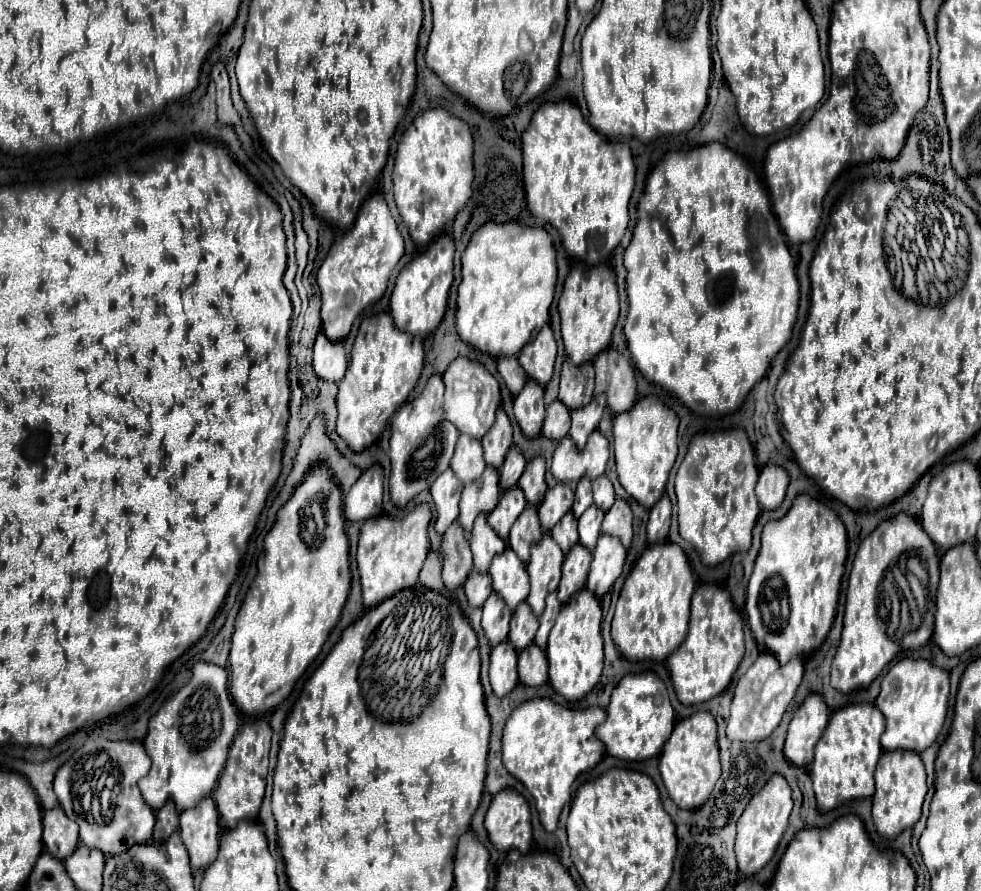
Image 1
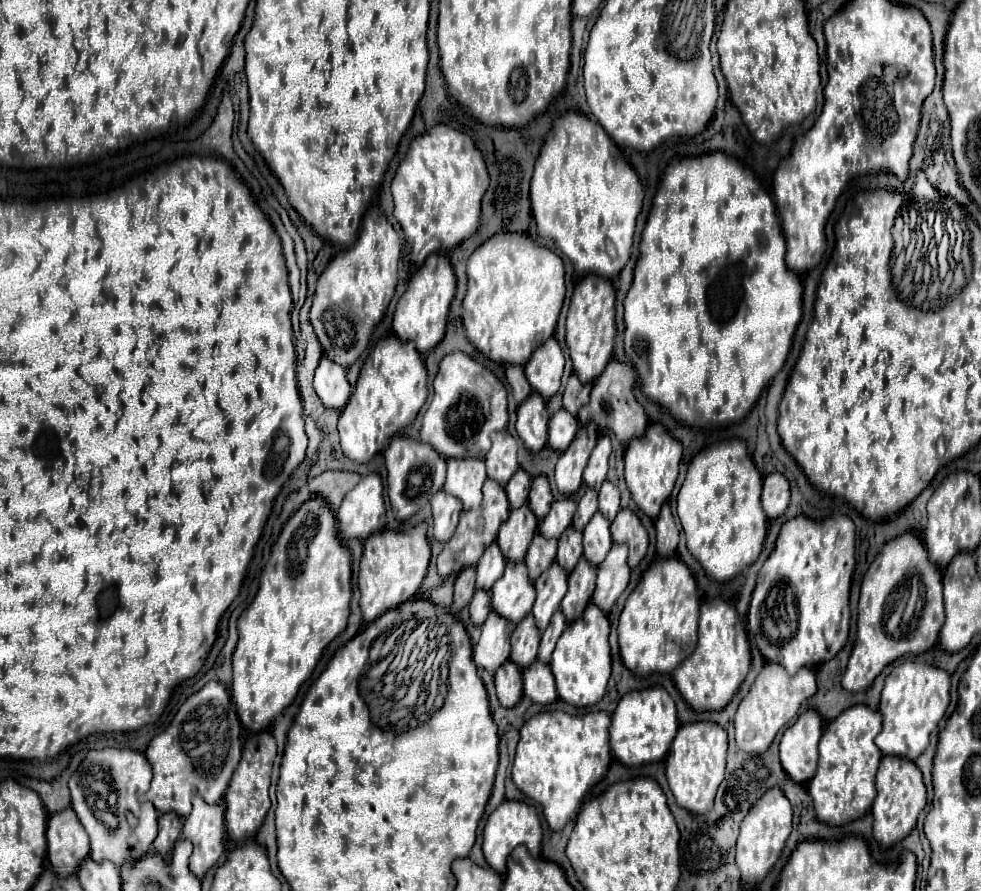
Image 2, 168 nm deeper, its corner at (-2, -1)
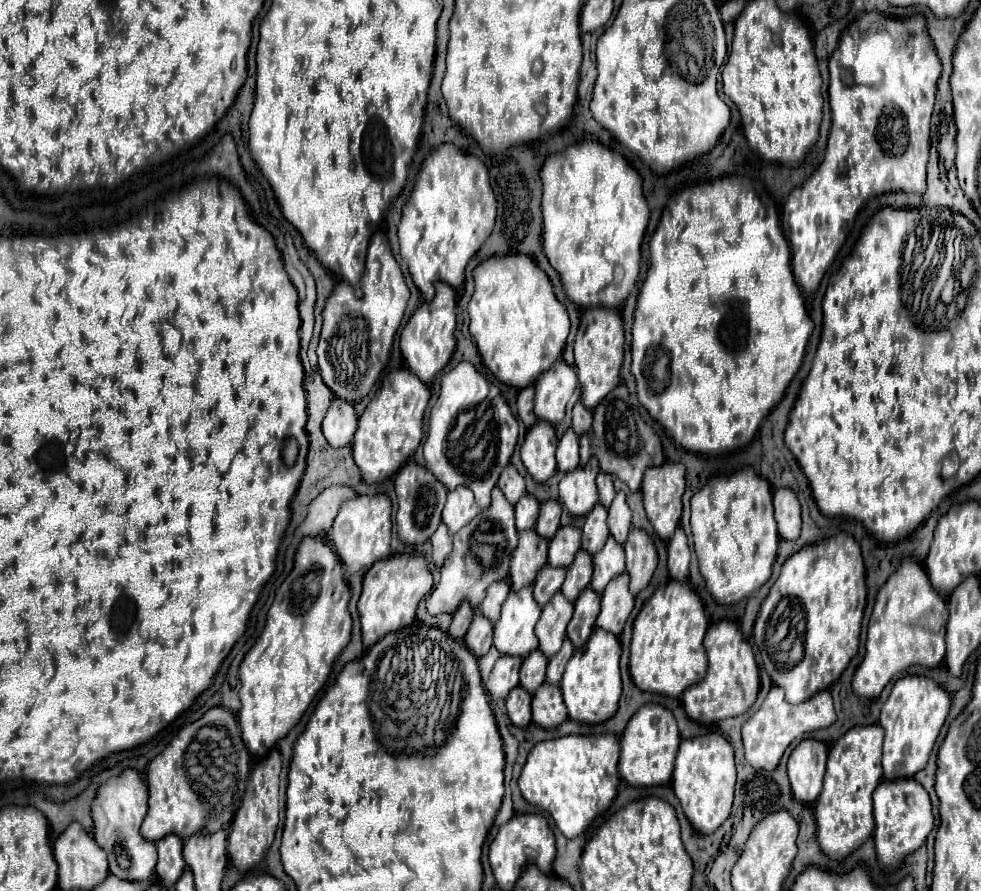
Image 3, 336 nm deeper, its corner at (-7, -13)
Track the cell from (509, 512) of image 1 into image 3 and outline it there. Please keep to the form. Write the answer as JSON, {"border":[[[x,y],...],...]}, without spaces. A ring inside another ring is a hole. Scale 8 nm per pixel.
{"border":[[[533,529],[519,533],[519,545],[511,559],[509,575],[513,591],[519,591],[519,587],[531,585],[535,581],[539,571],[547,565],[547,549],[549,541],[537,535]]]}

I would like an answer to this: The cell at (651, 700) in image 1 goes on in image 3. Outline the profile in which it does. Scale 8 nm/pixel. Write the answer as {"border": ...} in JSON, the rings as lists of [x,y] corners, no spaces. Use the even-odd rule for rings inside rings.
{"border":[[[645,705],[641,707],[621,737],[621,759],[619,773],[623,781],[631,787],[651,787],[651,785],[667,785],[673,775],[673,761],[679,751],[679,731],[675,717],[669,709],[661,705]]]}

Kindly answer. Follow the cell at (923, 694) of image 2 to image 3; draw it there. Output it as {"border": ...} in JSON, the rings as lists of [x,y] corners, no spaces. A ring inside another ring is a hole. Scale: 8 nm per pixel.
{"border":[[[905,675],[895,681],[889,699],[881,709],[879,725],[885,729],[883,743],[883,777],[901,779],[921,771],[931,755],[935,739],[947,719],[951,697],[935,681],[917,675]]]}

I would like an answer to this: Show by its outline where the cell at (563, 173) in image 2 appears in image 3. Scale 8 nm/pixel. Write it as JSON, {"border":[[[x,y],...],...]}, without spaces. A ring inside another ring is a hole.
{"border":[[[581,141],[567,151],[545,159],[543,179],[543,251],[549,265],[559,273],[565,295],[579,307],[611,307],[621,309],[633,291],[639,265],[641,241],[649,221],[649,207],[643,197],[643,181],[639,173],[615,151],[597,141]]]}

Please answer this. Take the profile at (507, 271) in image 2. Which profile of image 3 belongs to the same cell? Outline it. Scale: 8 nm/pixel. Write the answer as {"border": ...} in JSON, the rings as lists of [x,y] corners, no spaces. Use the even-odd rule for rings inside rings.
{"border":[[[527,255],[491,257],[475,267],[475,293],[469,303],[469,331],[483,365],[505,385],[523,389],[547,371],[563,353],[571,329],[545,271]]]}

